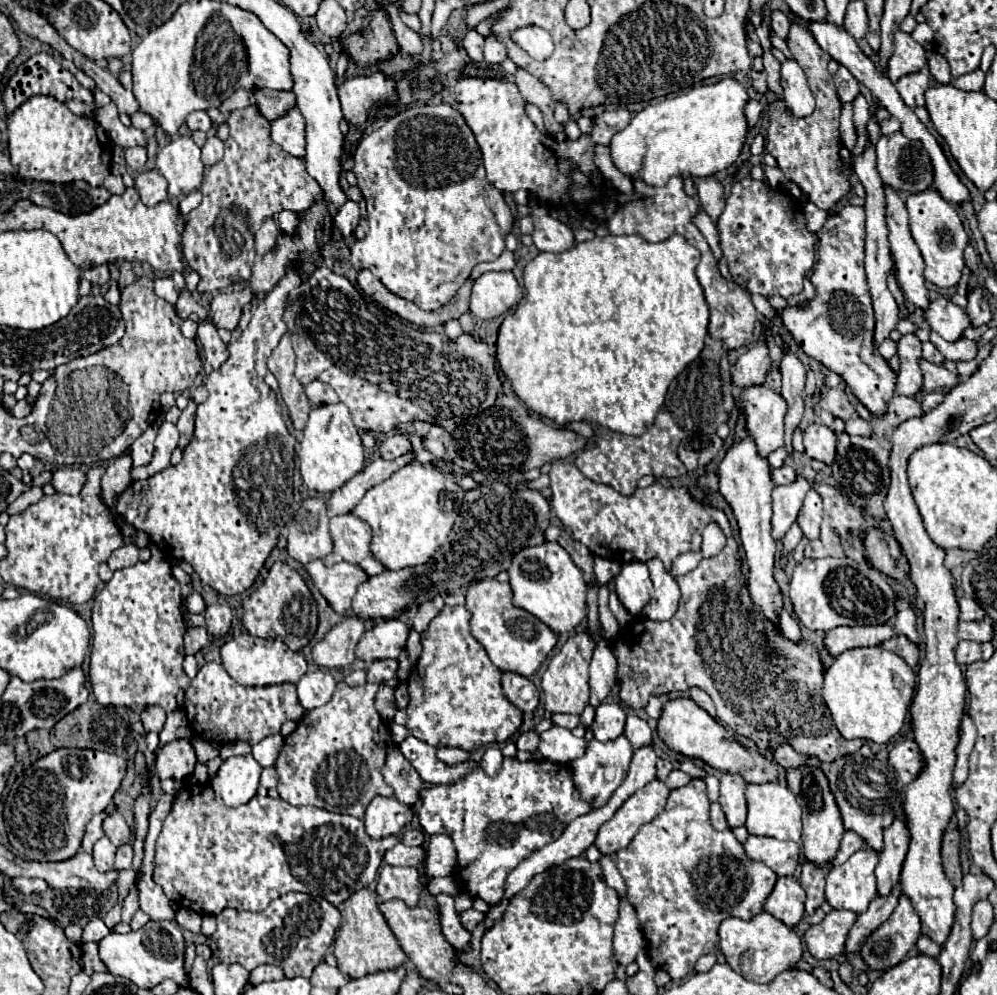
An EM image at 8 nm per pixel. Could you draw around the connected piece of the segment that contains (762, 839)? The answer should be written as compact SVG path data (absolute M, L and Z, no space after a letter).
M749 836L745 852L751 860L767 864L777 876L791 876L799 864L799 844L767 836Z

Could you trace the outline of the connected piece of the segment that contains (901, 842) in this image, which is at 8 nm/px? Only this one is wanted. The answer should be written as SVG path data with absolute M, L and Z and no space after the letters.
M895 818L895 822L885 830L885 848L879 854L879 864L875 868L877 896L891 894L891 888L899 882L907 848L909 848L907 824L903 818Z

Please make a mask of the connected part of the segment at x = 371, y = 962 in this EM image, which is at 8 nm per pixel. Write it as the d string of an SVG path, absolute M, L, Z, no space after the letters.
M363 888L337 906L341 912L341 928L337 930L333 952L337 958L337 968L341 970L341 974L345 974L345 978L361 978L365 974L393 970L397 966L407 964L409 960L401 946L397 944L377 904L379 904L377 894L371 892L369 888Z

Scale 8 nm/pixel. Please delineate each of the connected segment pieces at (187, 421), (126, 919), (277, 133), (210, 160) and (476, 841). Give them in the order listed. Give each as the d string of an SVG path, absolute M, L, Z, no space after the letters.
M191 402L191 404L183 410L179 422L175 424L177 430L179 430L179 434L181 434L181 438L179 438L179 448L185 448L185 446L193 440L193 420L195 420L195 410L197 410L197 404Z
M135 880L135 884L131 886L127 898L123 900L123 924L129 924L137 910L139 910L139 902L137 902L137 880Z
M297 108L271 122L271 138L291 156L305 156L305 120Z
M217 136L207 138L205 146L201 148L201 154L203 154L203 164L213 166L215 162L219 162L223 158L223 142Z
M505 758L503 768L495 778L489 778L481 768L477 768L473 770L473 774L467 774L465 778L461 778L461 782L455 782L453 786L439 784L425 788L421 792L419 822L427 834L443 832L453 840L459 862L459 870L455 876L463 884L463 890L471 896L483 898L489 906L493 906L503 898L507 874L529 854L557 840L571 820L587 814L589 810L591 806L579 798L579 792L573 784L571 768L567 764L561 766L549 760L519 762L517 758Z

